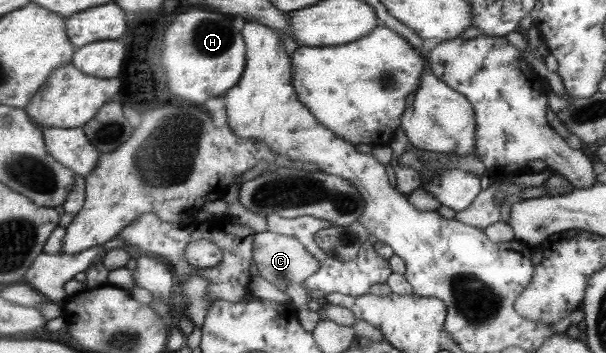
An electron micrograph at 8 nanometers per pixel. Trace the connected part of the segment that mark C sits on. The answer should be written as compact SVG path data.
M270 231L256 235L253 242L253 260L258 268L259 277L266 279L280 292L290 297L294 307L299 309L299 318L304 324L304 329L313 333L320 321L320 316L312 313L310 308L308 309L308 299L311 296L303 283L308 280L308 277L315 276L319 272L319 260L314 255L308 253L303 243L298 242L294 237L270 233Z

